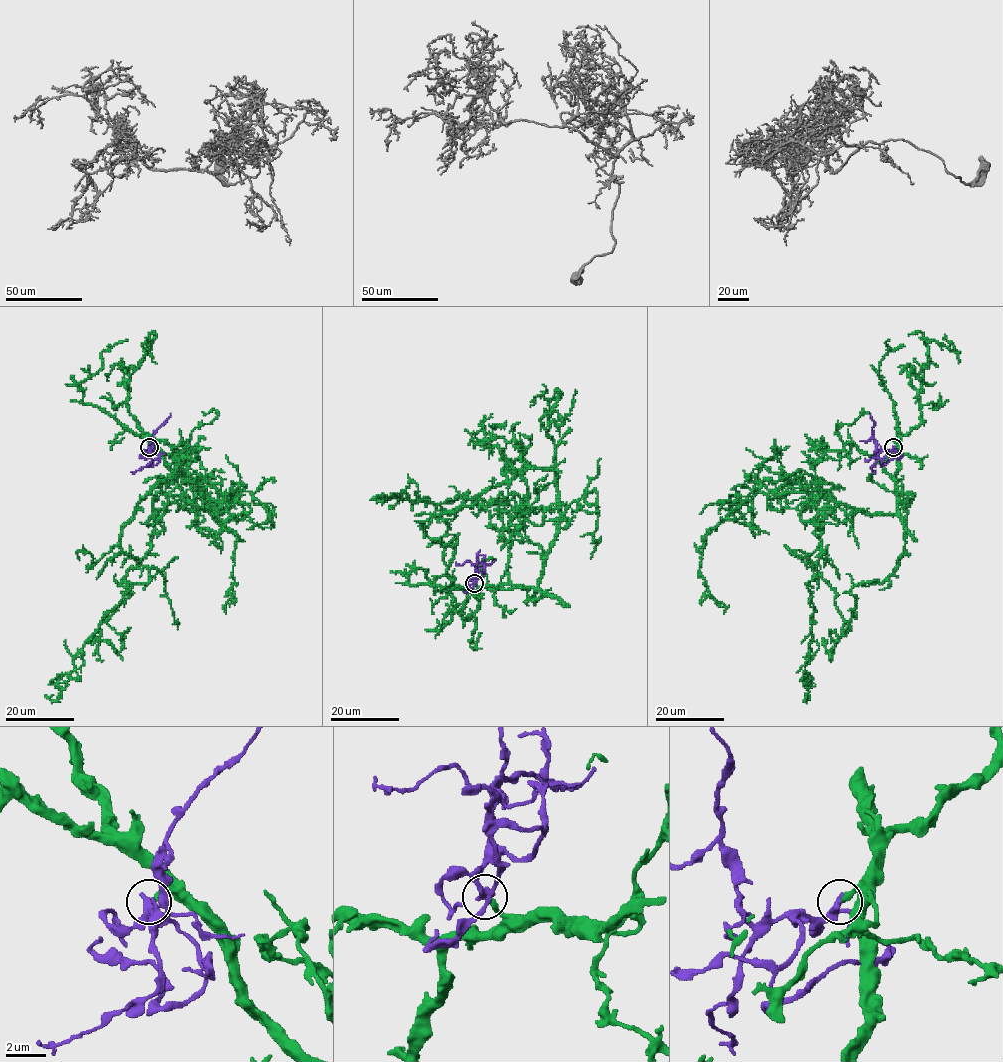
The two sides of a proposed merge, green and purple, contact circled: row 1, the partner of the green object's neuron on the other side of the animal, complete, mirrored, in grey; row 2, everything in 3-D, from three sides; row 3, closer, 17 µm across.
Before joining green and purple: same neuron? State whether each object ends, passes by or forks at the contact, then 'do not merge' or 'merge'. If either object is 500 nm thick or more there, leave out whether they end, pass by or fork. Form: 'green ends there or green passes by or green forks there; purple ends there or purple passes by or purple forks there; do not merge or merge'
green ends there; purple ends there; merge

